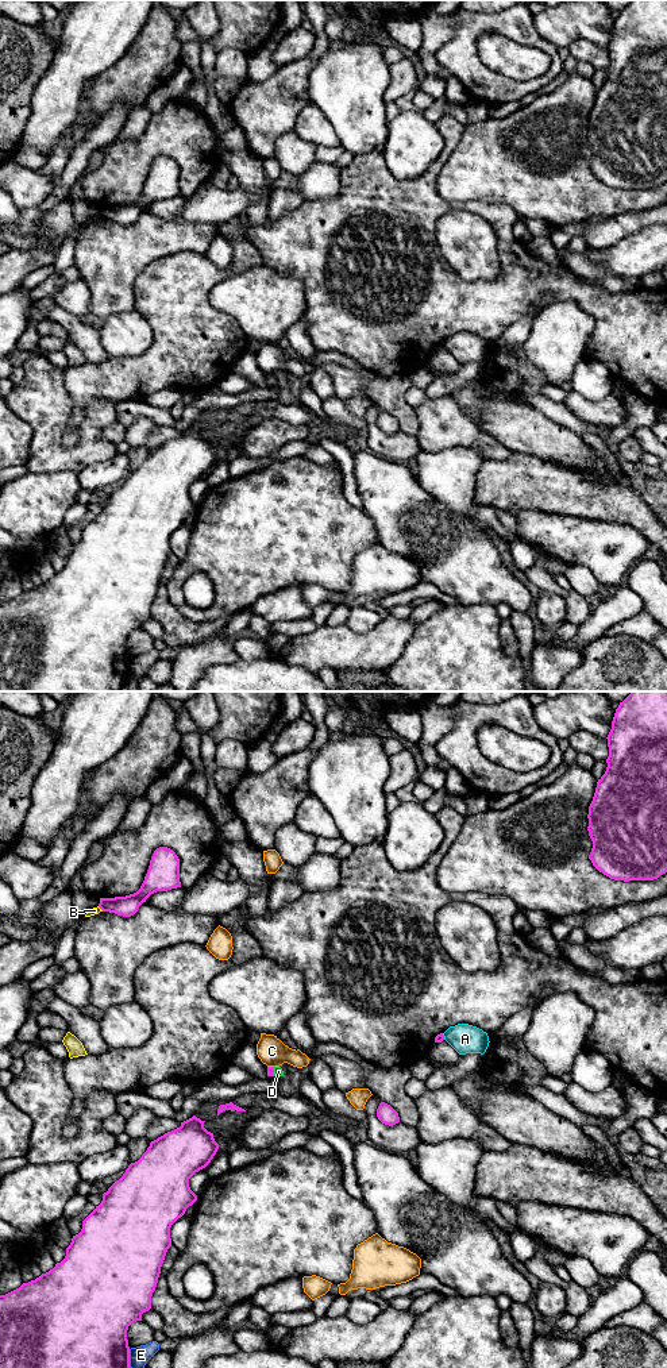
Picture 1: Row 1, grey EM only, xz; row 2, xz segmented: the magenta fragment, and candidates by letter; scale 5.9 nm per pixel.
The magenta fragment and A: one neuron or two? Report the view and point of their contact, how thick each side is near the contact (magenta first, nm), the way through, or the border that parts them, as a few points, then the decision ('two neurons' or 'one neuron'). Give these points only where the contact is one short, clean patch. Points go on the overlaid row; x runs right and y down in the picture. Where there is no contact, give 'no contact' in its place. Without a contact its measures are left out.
meets magenta in xz at (443, 1036); 50 nm thick on the magenta side, 180 nm on the other; border along xz (442, 1033), (444, 1039); two neurons

